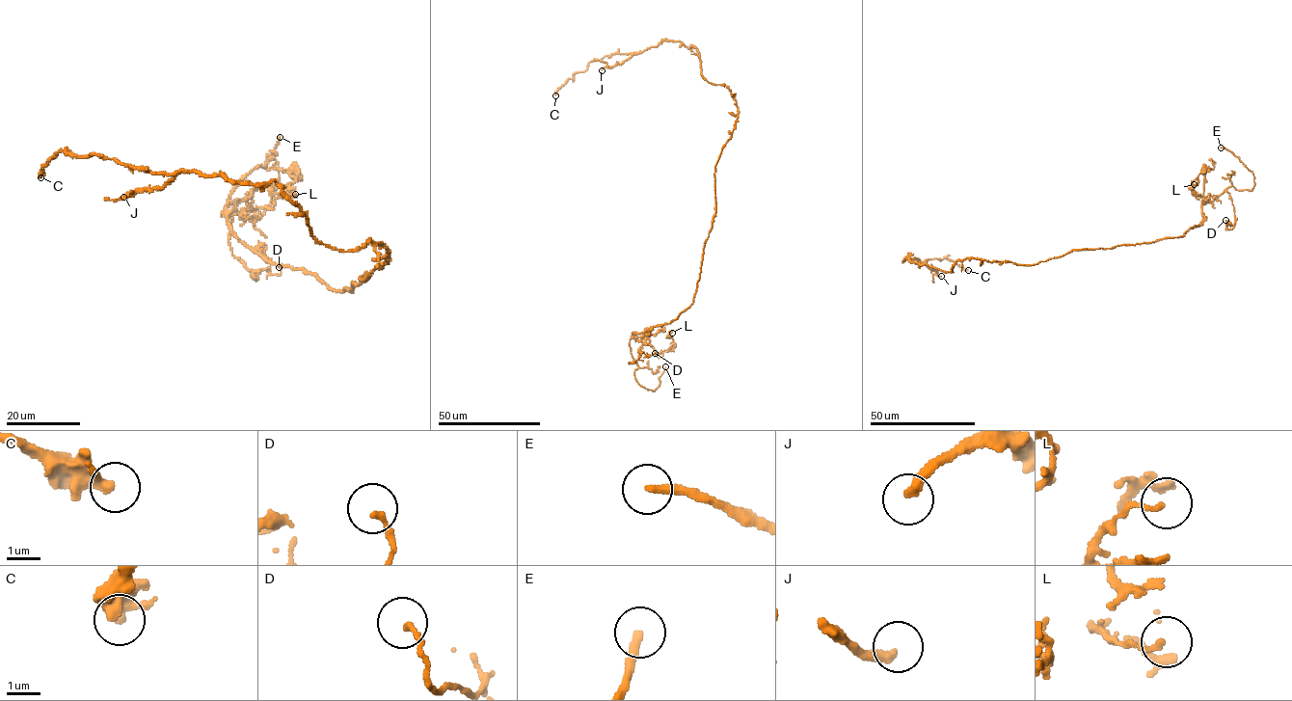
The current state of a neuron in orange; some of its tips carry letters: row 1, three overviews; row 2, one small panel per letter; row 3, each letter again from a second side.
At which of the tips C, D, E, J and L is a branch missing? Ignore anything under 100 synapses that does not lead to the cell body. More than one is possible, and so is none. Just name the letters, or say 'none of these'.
E, J

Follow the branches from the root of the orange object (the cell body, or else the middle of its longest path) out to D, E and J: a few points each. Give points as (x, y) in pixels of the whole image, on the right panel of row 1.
D: (1043, 261), (1073, 250), (1180, 237), (1202, 221), (1201, 205), (1225, 191), (1236, 219), (1227, 226), (1225, 220)
E: (1043, 261), (1073, 250), (1178, 237), (1198, 227), (1201, 205), (1229, 186), (1254, 185), (1253, 174), (1221, 148)
J: (1043, 261), (967, 257), (951, 272), (912, 263), (909, 253), (904, 258), (916, 257), (941, 276)

